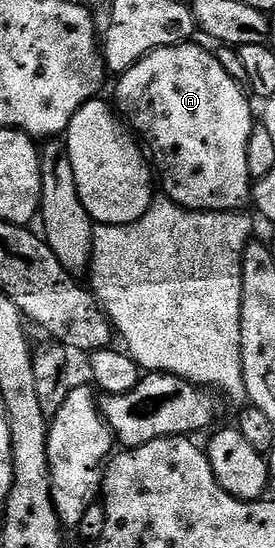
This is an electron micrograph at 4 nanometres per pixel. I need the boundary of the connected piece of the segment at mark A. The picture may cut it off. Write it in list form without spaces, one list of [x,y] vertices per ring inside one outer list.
[[[196,42],[159,48],[117,80],[115,107],[138,137],[167,199],[193,212],[235,212],[243,209],[247,200],[249,203],[254,192],[254,181],[246,166],[254,127],[252,108],[245,89],[222,70],[222,62],[215,54],[199,48]]]

